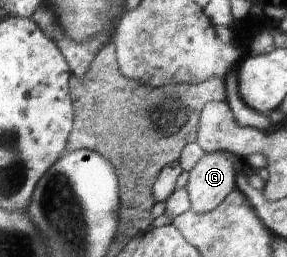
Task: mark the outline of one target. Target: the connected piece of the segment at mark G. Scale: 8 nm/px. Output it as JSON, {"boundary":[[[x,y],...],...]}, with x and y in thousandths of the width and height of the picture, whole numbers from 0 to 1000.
{"boundary":[[[777,584],[714,591],[659,669],[645,743],[659,751],[666,821],[742,821],[819,735],[819,634]]]}

